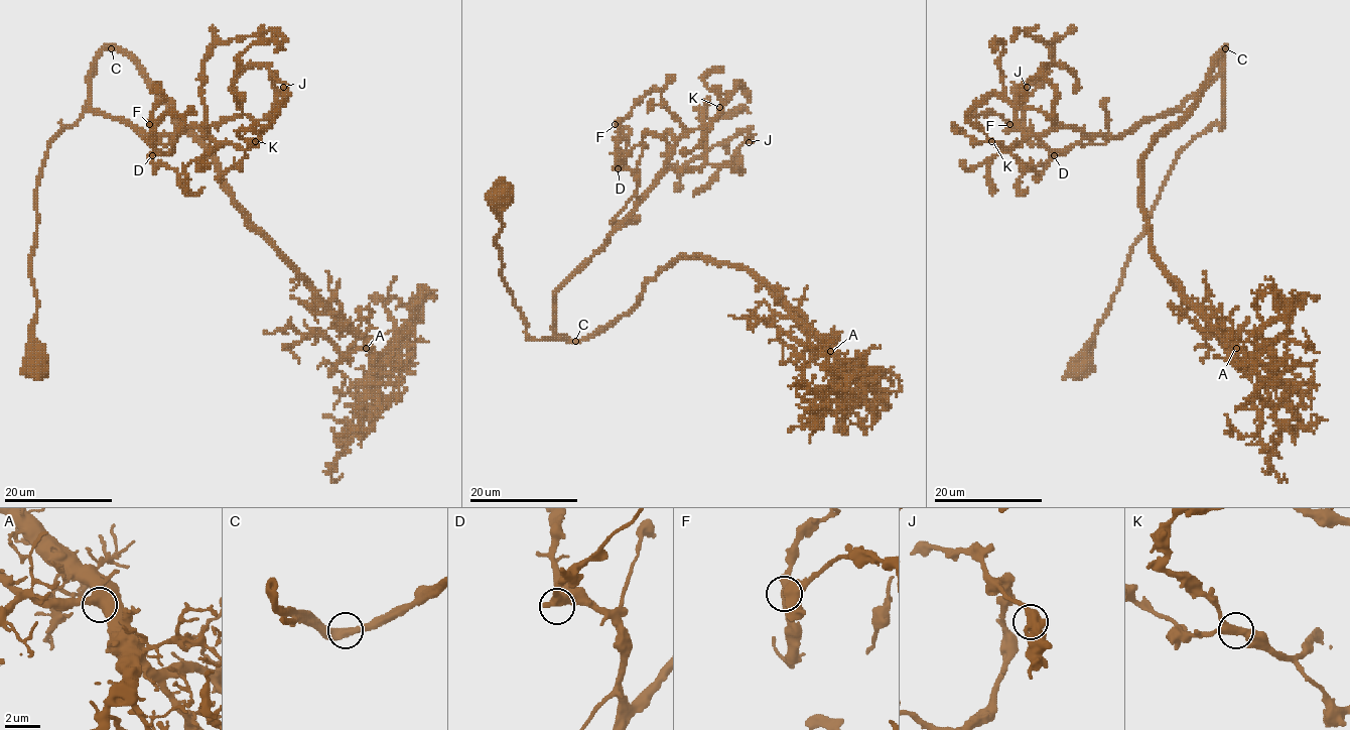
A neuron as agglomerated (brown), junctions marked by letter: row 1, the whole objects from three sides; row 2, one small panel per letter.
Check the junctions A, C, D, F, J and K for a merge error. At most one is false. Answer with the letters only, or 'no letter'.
no letter

